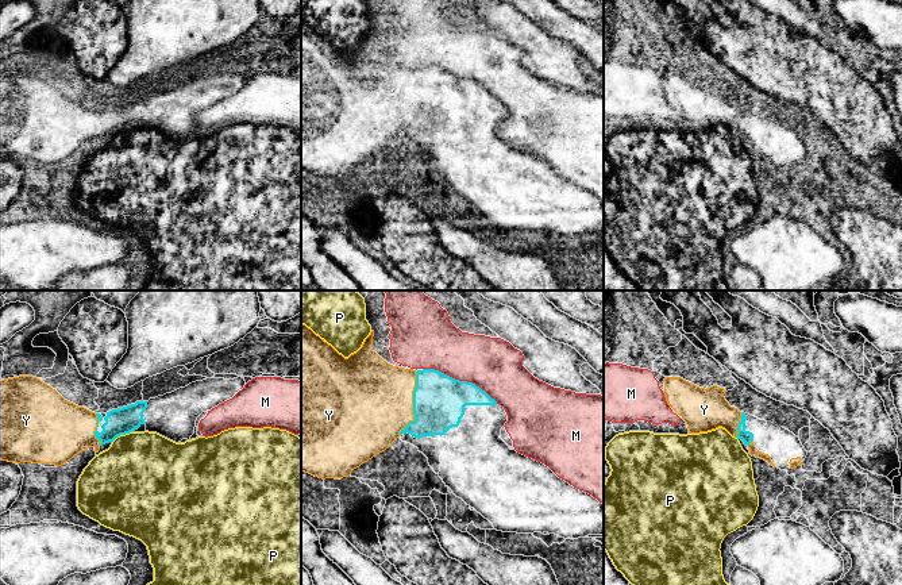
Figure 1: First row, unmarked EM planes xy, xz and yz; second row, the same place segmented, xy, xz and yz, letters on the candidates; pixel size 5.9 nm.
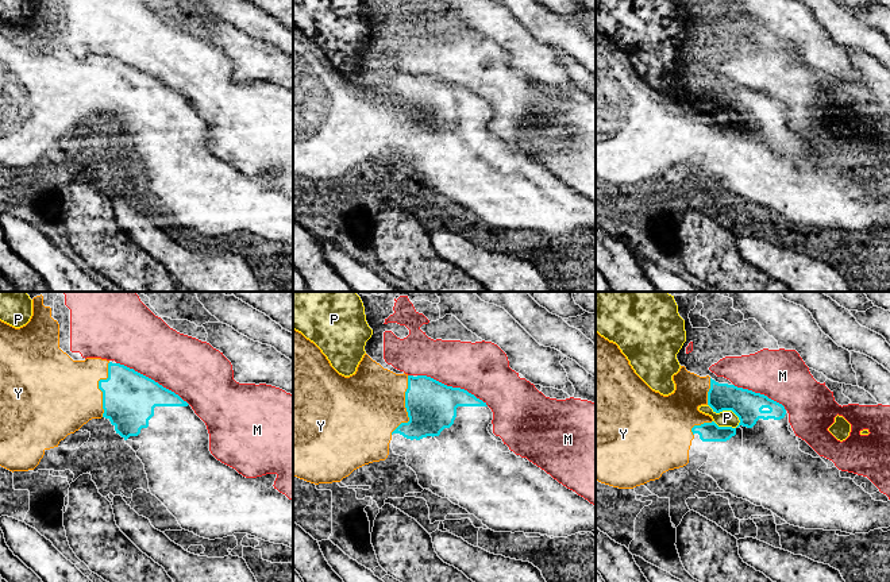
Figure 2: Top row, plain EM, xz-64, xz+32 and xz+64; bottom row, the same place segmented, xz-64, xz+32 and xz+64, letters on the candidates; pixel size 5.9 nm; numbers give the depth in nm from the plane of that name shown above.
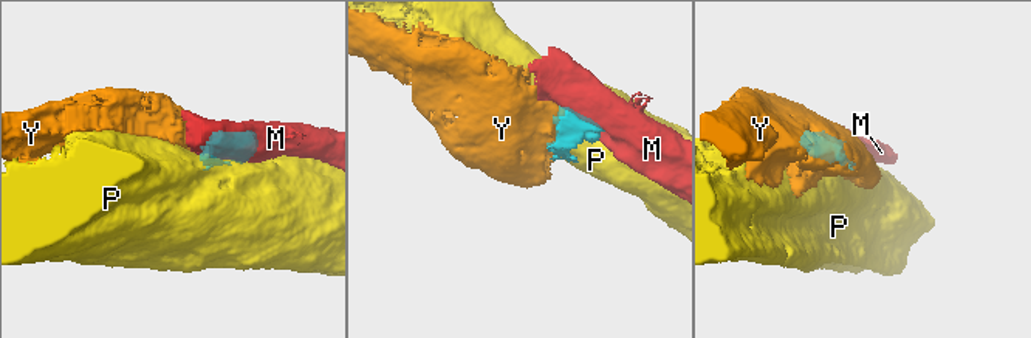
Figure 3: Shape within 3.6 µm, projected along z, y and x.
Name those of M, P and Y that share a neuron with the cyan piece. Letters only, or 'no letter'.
Y

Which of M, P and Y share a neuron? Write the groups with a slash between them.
M / P / Y

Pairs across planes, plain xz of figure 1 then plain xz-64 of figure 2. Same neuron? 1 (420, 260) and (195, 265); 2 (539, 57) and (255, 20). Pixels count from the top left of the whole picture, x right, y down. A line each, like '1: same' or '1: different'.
1: different
2: different

